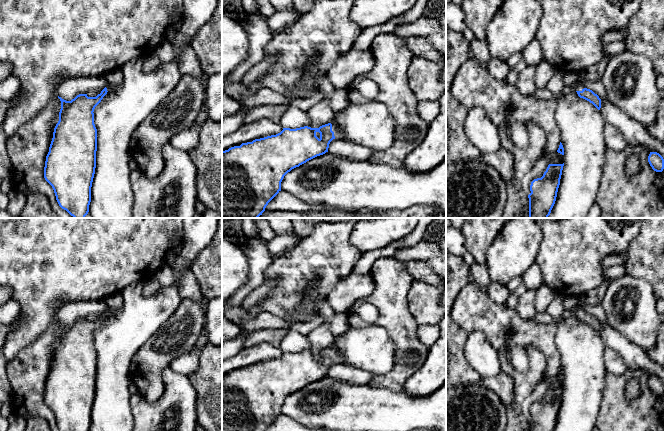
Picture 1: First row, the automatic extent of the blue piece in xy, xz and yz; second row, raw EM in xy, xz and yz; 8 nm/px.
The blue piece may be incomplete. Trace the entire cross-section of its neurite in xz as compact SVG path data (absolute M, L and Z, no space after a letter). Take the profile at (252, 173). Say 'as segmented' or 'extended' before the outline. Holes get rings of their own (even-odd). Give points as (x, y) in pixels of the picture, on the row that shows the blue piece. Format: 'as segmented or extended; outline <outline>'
extended; outline M331 123L319 128L283 128L276 135L255 139L222 151L222 218L258 218L268 203L281 191L284 176L292 169L328 152L329 144L335 138L345 140L343 132Z

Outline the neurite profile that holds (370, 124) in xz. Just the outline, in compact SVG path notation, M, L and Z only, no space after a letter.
M376 100L349 104L334 112L331 124L343 132L345 140L373 151L392 146L396 134L395 118L386 105Z

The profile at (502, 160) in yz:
M500 148L497 152L485 154L481 158L495 168L505 182L513 177L514 159L509 151Z

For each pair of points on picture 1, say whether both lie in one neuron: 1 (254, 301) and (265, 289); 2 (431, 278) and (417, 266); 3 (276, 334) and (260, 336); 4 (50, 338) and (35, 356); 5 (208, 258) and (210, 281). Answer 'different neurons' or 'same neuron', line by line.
1: same neuron
2: same neuron
3: same neuron
4: same neuron
5: same neuron

